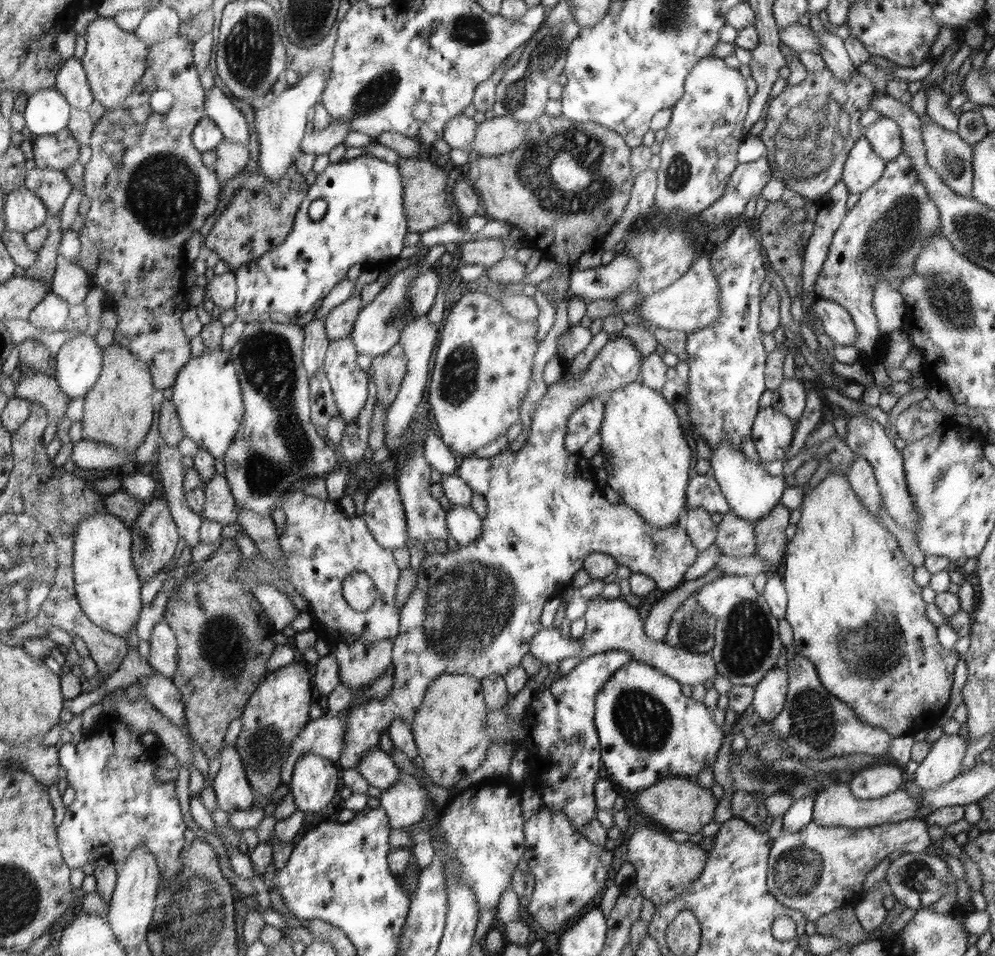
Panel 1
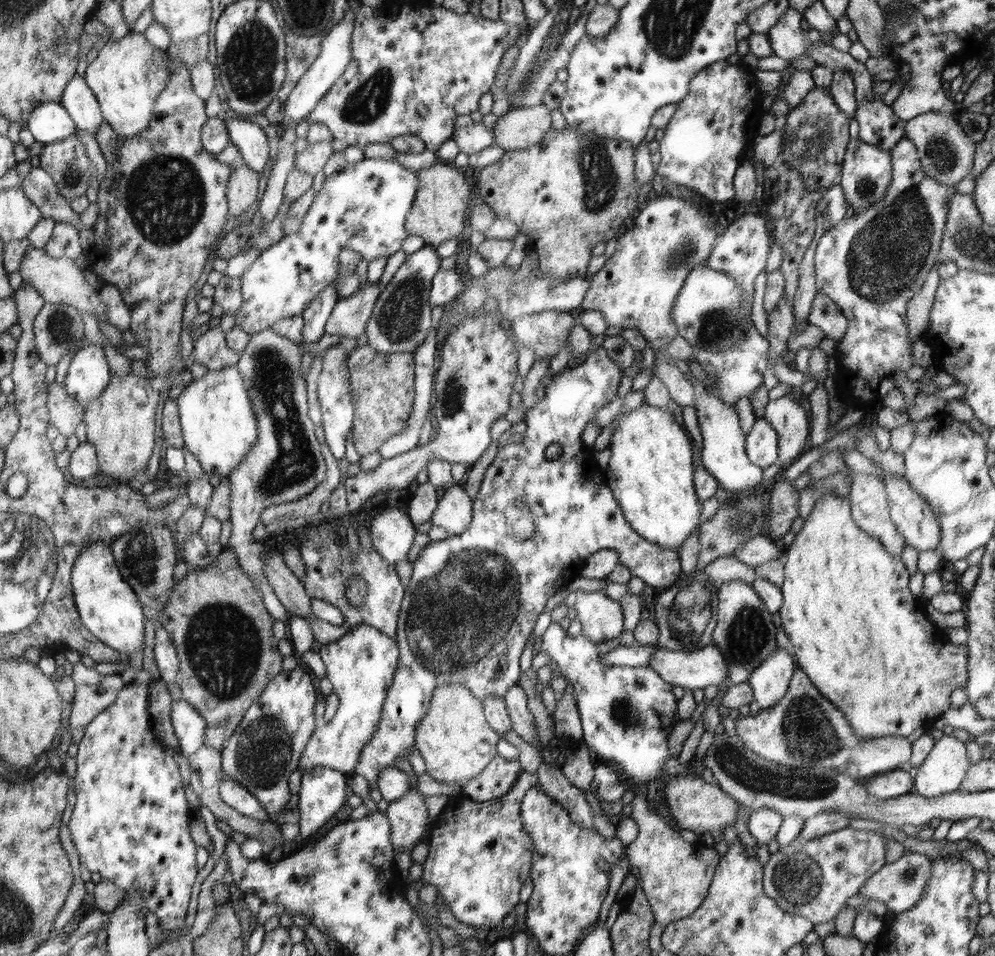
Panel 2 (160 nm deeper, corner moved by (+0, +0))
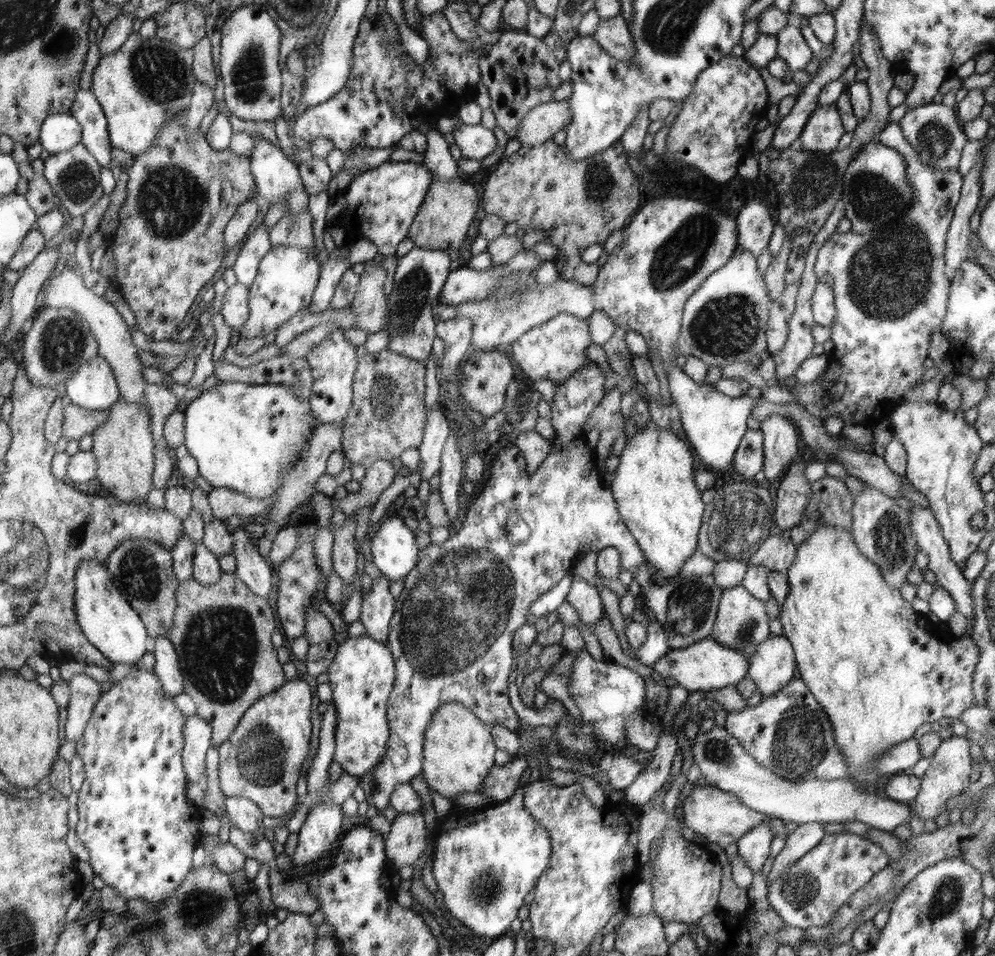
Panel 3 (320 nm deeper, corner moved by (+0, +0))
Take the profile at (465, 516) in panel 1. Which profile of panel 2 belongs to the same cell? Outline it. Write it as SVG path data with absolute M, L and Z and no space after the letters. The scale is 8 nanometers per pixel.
M452 483L437 502L430 524L447 530L450 536L462 534L472 522L474 501L467 495L463 483Z

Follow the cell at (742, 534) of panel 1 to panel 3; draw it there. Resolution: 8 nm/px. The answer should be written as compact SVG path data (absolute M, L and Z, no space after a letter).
M769 535L747 562L748 565L765 566L771 571L786 573L794 562L796 551L797 546L791 539Z

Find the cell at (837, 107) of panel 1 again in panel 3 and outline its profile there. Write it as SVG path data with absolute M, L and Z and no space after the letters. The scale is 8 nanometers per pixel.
M834 104L815 107L803 127L797 142L801 149L815 153L833 152L845 133L840 111Z

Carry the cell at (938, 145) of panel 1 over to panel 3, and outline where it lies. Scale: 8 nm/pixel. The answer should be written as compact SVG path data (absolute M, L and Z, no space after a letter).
M928 103L908 109L897 122L906 140L918 151L920 158L929 165L939 169L956 169L960 162L963 146L967 138L963 133L963 123L958 118L955 106L948 107L943 103Z

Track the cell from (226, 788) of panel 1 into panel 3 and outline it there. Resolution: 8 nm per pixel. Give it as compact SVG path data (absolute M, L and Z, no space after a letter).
M226 797L225 812L232 824L244 832L263 830L264 813L255 802L239 797Z

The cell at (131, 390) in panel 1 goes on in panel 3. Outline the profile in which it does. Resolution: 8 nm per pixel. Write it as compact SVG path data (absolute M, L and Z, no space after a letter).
M119 398L108 411L103 422L91 435L92 452L97 460L97 478L104 488L120 502L145 502L152 486L154 460L154 440L151 433L150 408L146 401L130 404Z

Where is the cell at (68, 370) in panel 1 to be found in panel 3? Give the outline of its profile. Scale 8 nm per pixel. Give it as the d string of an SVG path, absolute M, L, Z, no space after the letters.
M98 354L80 364L65 386L66 400L86 410L109 410L121 398L113 368Z

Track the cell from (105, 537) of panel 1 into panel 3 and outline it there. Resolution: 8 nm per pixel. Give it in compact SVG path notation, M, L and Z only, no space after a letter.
M85 562L78 571L78 616L82 622L82 630L86 630L89 639L110 662L137 664L148 652L146 626L138 616L138 612L124 598L121 590L114 584L112 574L108 572L104 562Z

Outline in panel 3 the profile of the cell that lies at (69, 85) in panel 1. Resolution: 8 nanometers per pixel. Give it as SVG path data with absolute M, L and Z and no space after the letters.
M79 90L69 113L81 123L84 131L81 143L89 149L101 166L110 169L112 155L107 118L94 93L90 90Z

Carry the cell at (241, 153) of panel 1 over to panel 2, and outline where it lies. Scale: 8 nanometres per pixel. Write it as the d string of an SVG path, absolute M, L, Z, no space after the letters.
M242 160L233 165L226 191L230 216L238 218L257 204L259 176L258 172L248 168Z

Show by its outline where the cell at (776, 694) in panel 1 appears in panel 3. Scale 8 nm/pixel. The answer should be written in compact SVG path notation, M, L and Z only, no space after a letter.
M771 634L749 658L747 677L754 680L763 697L776 694L798 675L791 642L784 635Z

